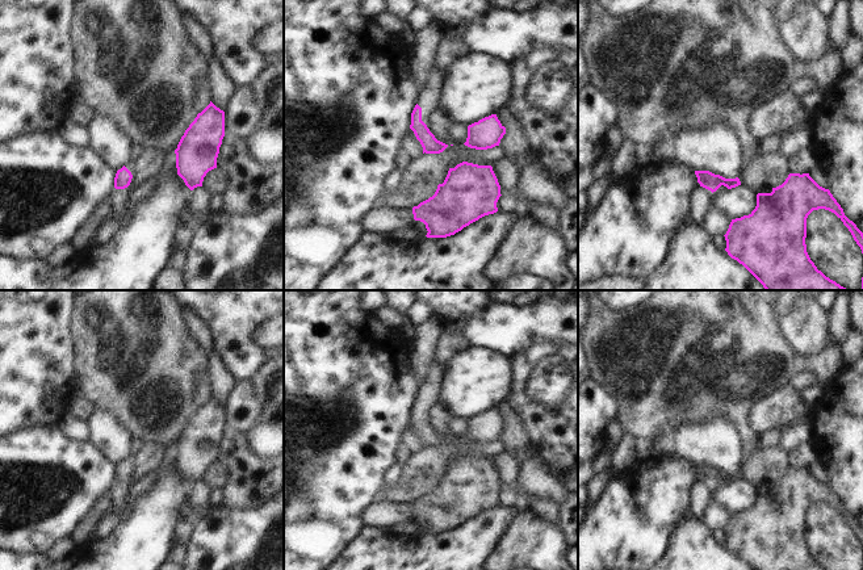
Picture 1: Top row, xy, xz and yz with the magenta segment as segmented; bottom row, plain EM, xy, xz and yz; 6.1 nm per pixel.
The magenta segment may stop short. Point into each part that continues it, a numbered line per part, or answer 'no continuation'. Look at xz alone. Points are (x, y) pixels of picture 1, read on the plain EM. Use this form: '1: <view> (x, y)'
1: xz (428, 393)

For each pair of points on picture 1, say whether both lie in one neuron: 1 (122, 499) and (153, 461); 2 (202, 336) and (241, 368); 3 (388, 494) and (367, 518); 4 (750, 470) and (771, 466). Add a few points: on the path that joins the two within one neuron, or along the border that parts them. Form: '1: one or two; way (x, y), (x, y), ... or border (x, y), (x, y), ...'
1: one; way (122, 490), (143, 469)
2: two; border (197, 317), (206, 326), (213, 346)
3: two; border (380, 499), (411, 503)
4: one; way (755, 469), (766, 466)

